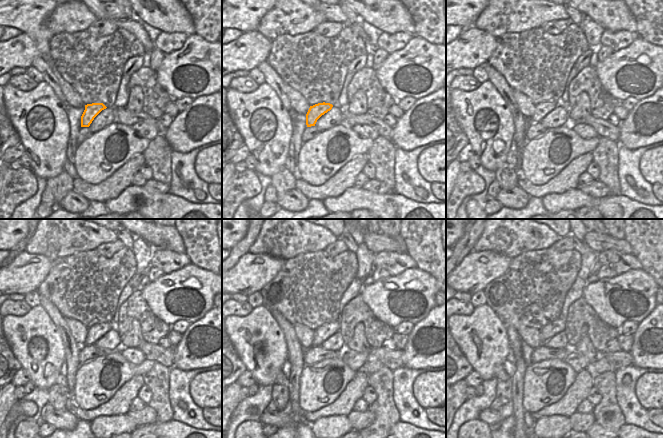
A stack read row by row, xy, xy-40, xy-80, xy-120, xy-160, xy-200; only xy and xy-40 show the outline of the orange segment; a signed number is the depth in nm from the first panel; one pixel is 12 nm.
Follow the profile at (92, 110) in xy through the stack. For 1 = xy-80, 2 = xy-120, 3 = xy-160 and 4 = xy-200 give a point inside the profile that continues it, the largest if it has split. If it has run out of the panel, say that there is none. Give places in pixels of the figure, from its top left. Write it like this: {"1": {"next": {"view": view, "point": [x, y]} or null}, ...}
{"1": {"next": {"view": "xy-80", "point": [542, 109]}}, "2": {"next": {"view": "xy-120", "point": [96, 332]}}, "3": {"next": {"view": "xy-160", "point": [325, 331]}}, "4": {"next": {"view": "xy-200", "point": [548, 331]}}}

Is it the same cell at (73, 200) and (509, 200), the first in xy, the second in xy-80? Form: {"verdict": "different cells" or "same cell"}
{"verdict": "same cell"}

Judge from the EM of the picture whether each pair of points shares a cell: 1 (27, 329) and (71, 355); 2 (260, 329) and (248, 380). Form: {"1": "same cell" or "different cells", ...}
{"1": "different cells", "2": "different cells"}

